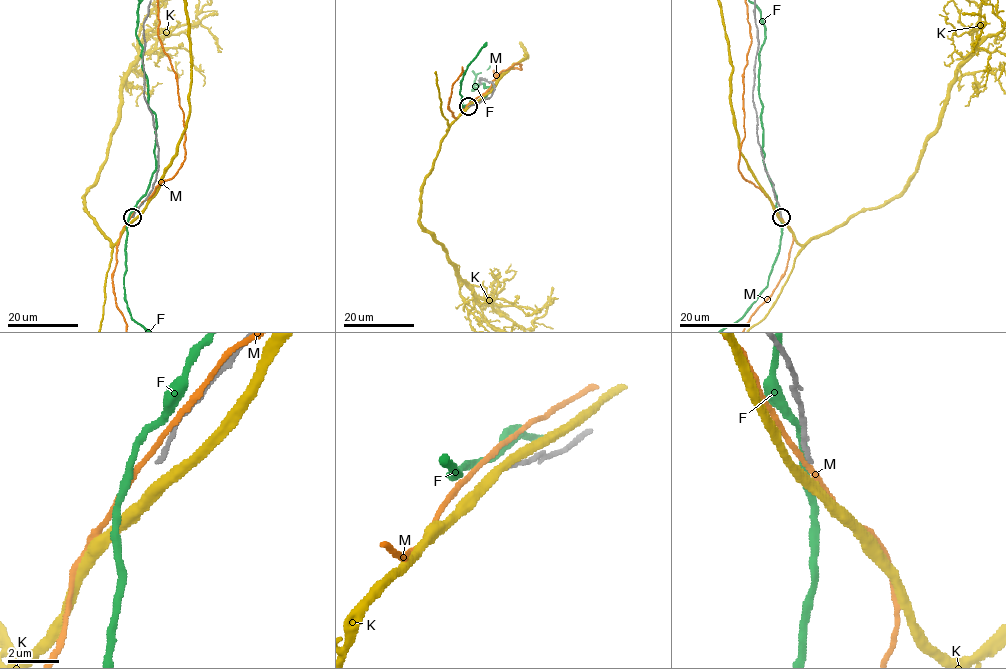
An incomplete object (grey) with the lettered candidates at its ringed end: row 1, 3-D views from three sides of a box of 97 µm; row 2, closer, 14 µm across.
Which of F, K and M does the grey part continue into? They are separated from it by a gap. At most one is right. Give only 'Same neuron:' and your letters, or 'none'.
Same neuron: none

